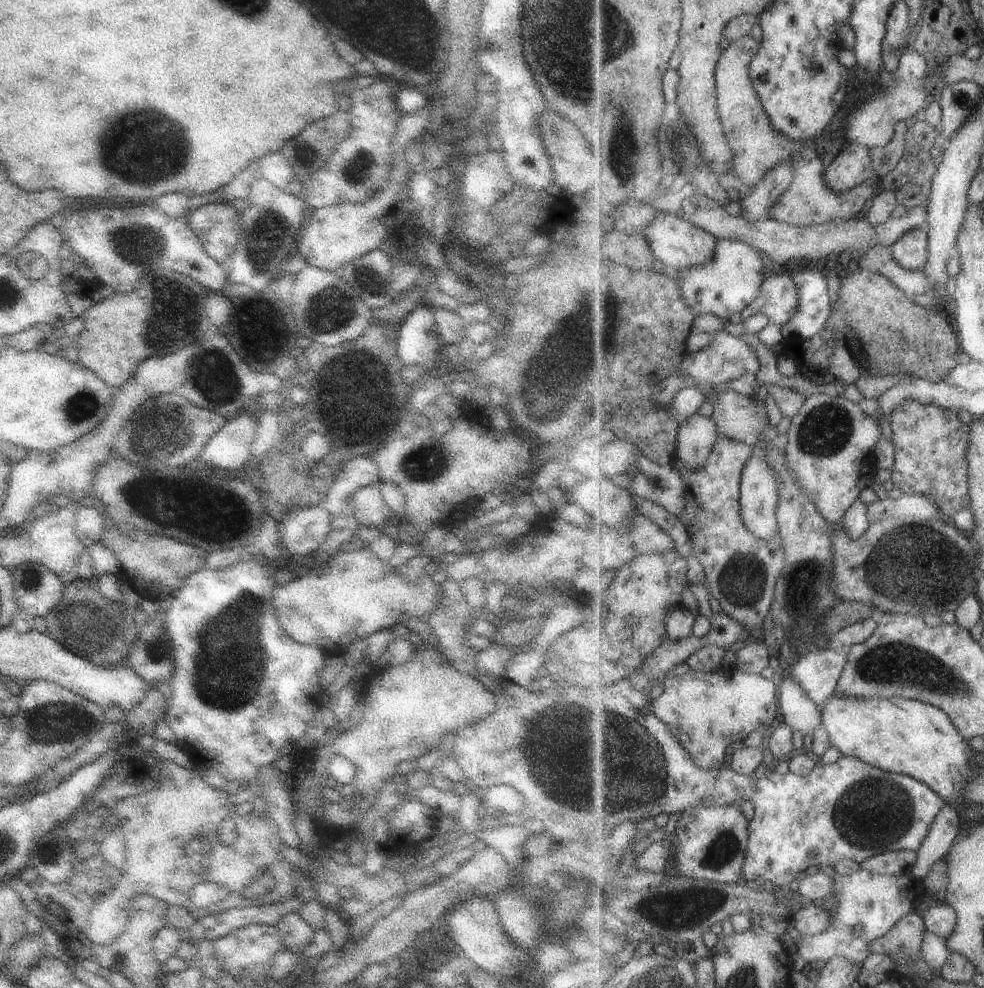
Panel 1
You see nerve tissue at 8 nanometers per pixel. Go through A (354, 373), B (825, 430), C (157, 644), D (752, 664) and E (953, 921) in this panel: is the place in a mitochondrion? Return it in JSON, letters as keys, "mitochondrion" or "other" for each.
{"A":"mitochondrion","B":"mitochondrion","C":"mitochondrion","D":"other","E":"other"}

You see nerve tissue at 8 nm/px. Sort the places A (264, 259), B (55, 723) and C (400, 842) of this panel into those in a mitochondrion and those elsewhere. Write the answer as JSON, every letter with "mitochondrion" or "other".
{"A":"mitochondrion","B":"mitochondrion","C":"other"}

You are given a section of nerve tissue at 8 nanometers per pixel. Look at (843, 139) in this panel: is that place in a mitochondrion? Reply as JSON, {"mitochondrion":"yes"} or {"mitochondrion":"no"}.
{"mitochondrion":"no"}

